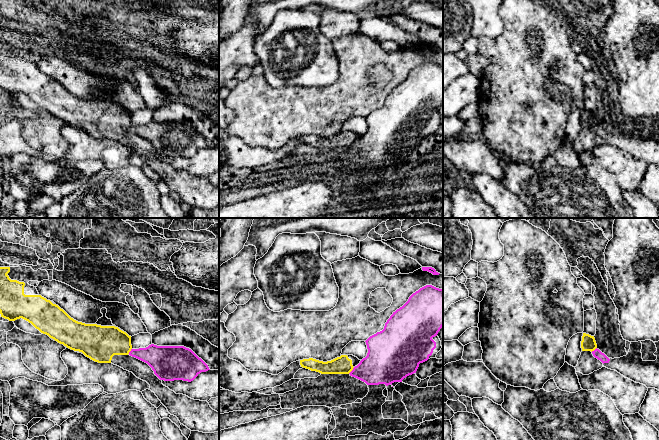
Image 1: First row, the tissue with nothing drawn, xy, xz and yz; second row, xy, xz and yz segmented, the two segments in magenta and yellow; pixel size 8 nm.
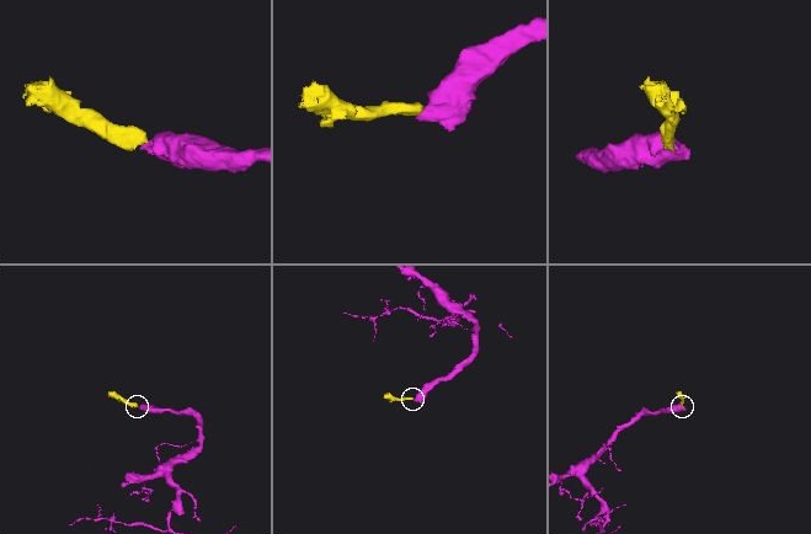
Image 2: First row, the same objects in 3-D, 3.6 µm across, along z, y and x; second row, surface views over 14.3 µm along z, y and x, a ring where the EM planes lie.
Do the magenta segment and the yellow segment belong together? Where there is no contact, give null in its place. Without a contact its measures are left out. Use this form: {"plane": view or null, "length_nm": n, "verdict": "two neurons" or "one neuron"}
{"plane": "xz", "length_nm": 80, "verdict": "two neurons"}

